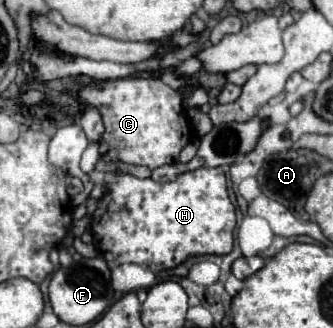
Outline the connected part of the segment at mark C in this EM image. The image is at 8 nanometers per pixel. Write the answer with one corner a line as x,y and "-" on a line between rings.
121,78
107,80
103,86
95,82
83,86
77,92
81,112
87,106
95,106
101,112
105,132
101,136
101,160
105,162
125,162
139,164
151,170
173,164
179,158
183,146
193,138
187,116
177,114
177,90
169,88
161,80
141,80
141,78

